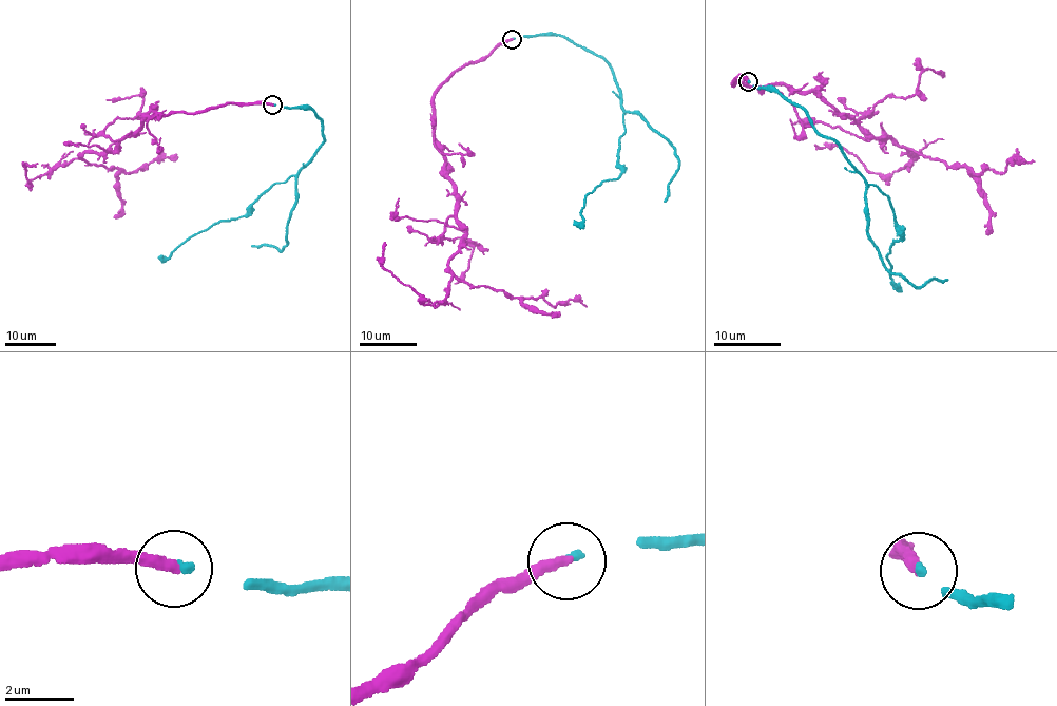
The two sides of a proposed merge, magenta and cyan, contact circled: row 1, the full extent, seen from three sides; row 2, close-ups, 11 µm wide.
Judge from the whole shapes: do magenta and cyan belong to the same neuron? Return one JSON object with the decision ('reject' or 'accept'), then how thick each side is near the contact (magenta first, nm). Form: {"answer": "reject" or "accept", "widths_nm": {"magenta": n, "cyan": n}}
{"answer": "accept", "widths_nm": {"magenta": 320, "cyan": 170}}

